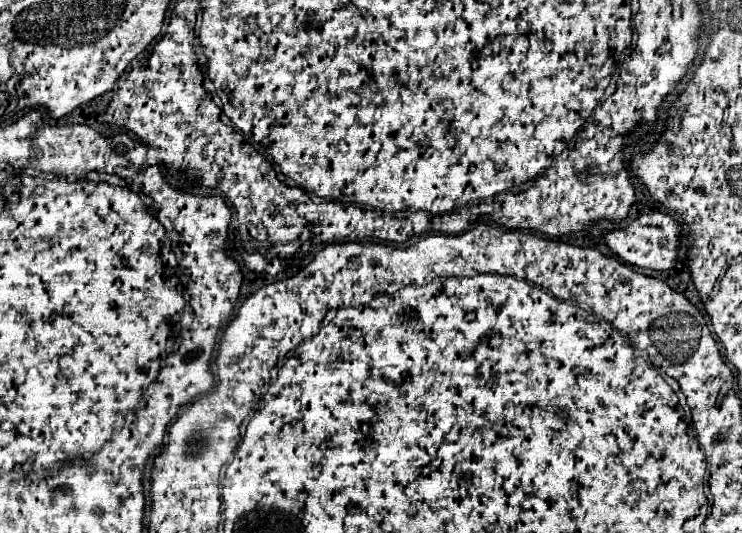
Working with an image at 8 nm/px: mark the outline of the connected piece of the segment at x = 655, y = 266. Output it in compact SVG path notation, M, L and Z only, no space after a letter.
M650 212L650 214L644 214L644 216L636 218L628 226L612 230L610 234L606 234L606 242L608 242L610 250L618 258L622 258L626 264L664 272L664 270L674 268L676 262L678 262L680 232L682 232L682 228L672 216L662 214L662 212Z

